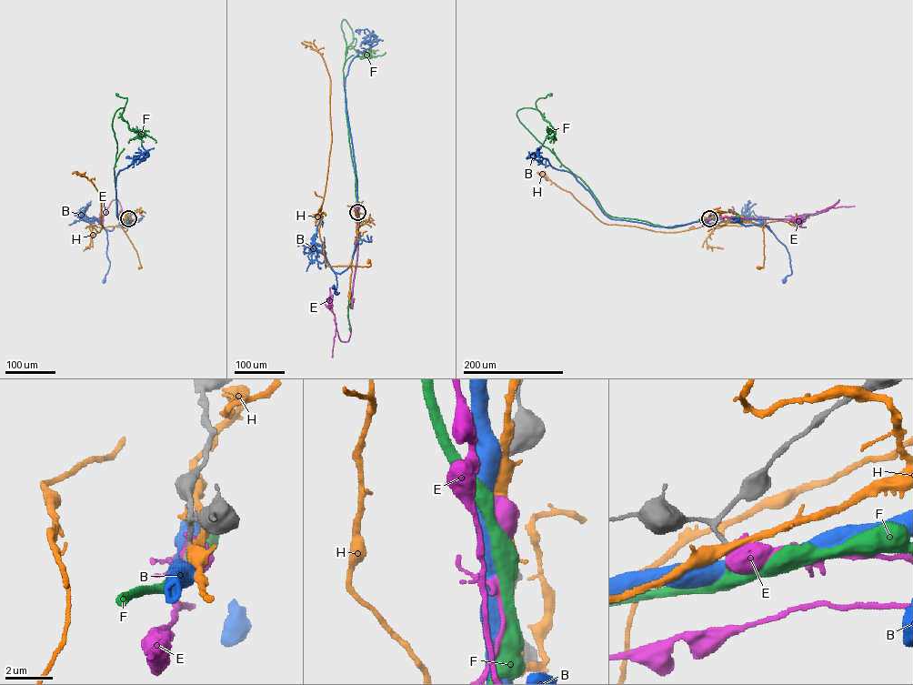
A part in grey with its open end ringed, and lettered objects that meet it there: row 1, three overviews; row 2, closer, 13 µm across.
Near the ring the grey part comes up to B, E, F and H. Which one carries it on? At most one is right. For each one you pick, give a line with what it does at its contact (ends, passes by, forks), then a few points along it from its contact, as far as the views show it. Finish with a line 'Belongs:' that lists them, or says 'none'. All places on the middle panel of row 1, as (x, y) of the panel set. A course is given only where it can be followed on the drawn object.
F: It passes by. Its course: (357, 212), (346, 112), (344, 19), (356, 39), (346, 53)
Belongs: F

